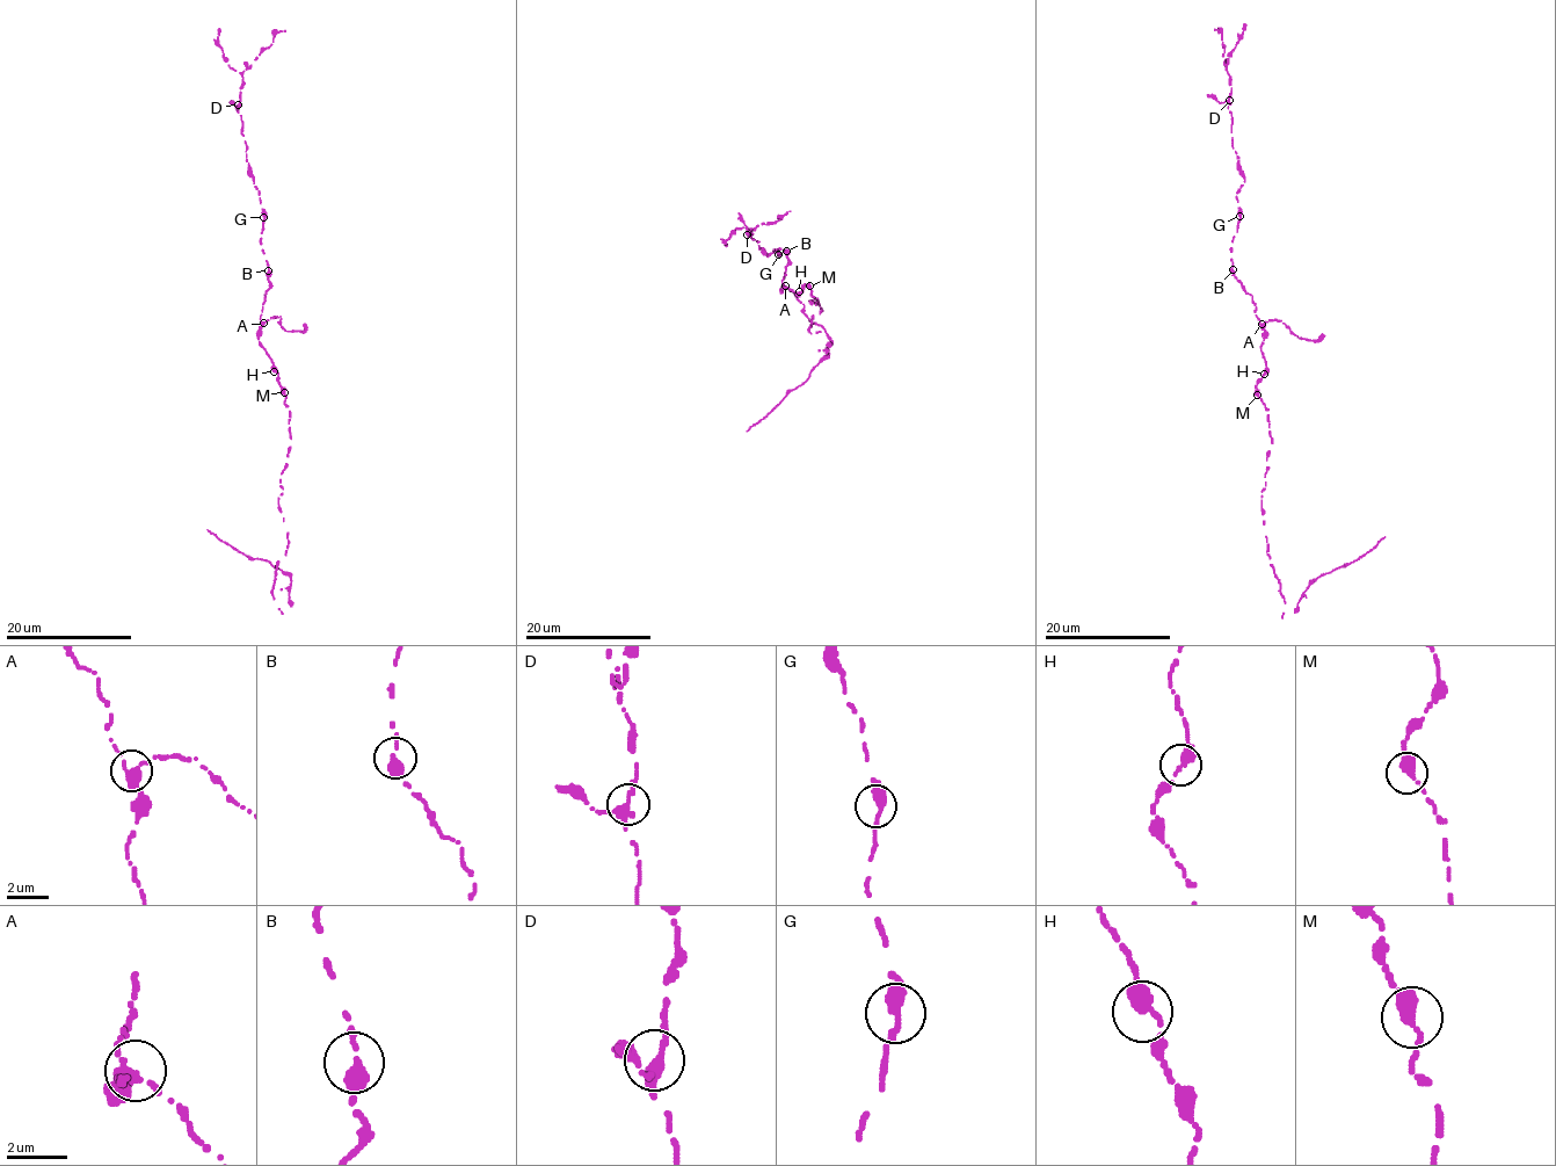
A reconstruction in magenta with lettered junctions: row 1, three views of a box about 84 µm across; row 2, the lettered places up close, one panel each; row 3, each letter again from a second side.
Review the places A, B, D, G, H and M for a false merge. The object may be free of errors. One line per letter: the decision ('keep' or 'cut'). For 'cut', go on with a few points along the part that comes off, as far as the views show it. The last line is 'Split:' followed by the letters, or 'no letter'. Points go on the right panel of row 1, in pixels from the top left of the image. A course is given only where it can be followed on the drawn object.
A: keep
B: keep
D: keep
G: keep
H: keep
M: keep
Split: no letter

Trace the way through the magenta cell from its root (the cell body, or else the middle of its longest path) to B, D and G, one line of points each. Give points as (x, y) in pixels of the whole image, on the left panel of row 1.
B: (276, 370), (259, 341), (262, 303), (269, 287), (268, 270)
D: (276, 370), (259, 341), (262, 303), (269, 287), (268, 263), (260, 241), (264, 212), (246, 159), (238, 104)
G: (276, 370), (259, 341), (262, 303), (269, 281), (260, 241), (263, 217)

